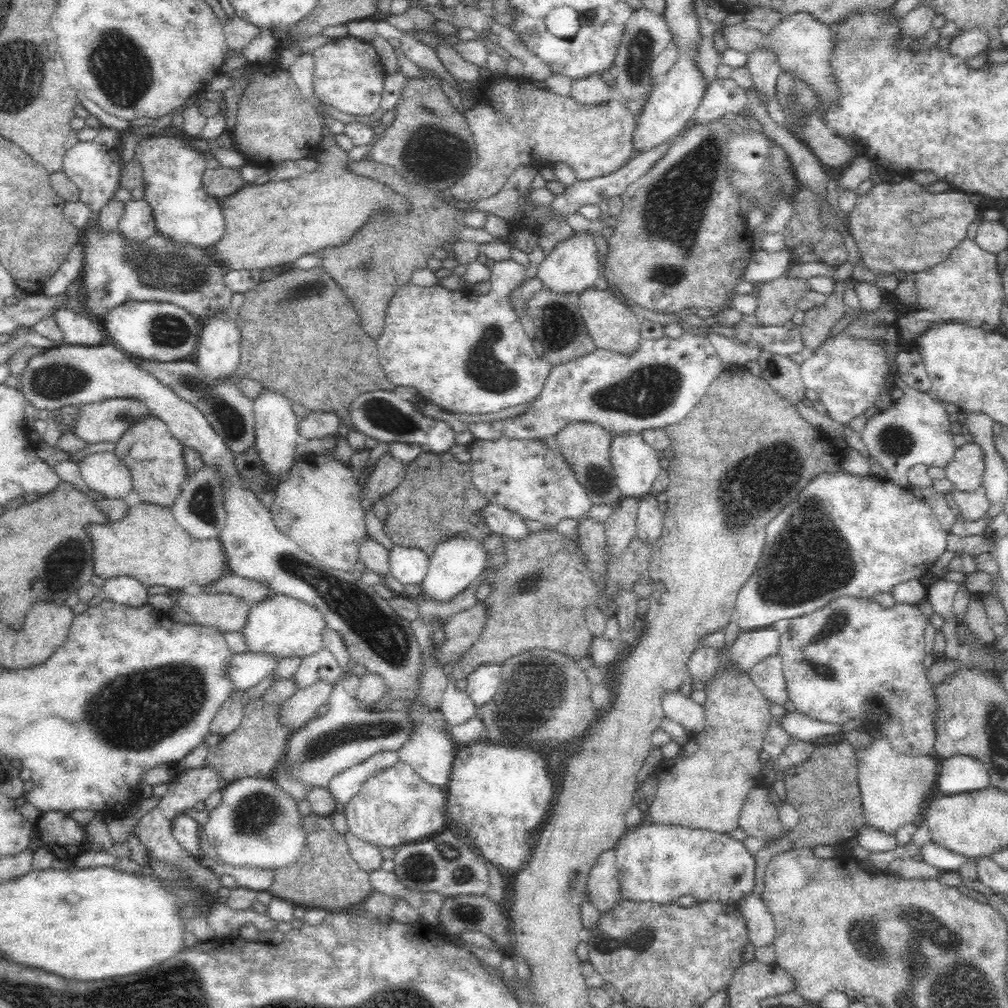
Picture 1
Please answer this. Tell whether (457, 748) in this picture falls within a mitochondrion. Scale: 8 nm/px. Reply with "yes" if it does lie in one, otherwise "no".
no

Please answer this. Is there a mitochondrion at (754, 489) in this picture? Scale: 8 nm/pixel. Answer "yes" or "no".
yes

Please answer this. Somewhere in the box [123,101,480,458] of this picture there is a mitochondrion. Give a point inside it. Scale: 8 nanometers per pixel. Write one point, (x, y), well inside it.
(439, 156)

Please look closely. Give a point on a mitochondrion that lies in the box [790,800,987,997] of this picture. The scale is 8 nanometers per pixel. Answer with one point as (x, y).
(860, 930)

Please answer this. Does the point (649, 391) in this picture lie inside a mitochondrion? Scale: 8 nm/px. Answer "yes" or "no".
yes

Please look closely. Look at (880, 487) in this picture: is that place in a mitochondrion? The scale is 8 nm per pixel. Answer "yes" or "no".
no

